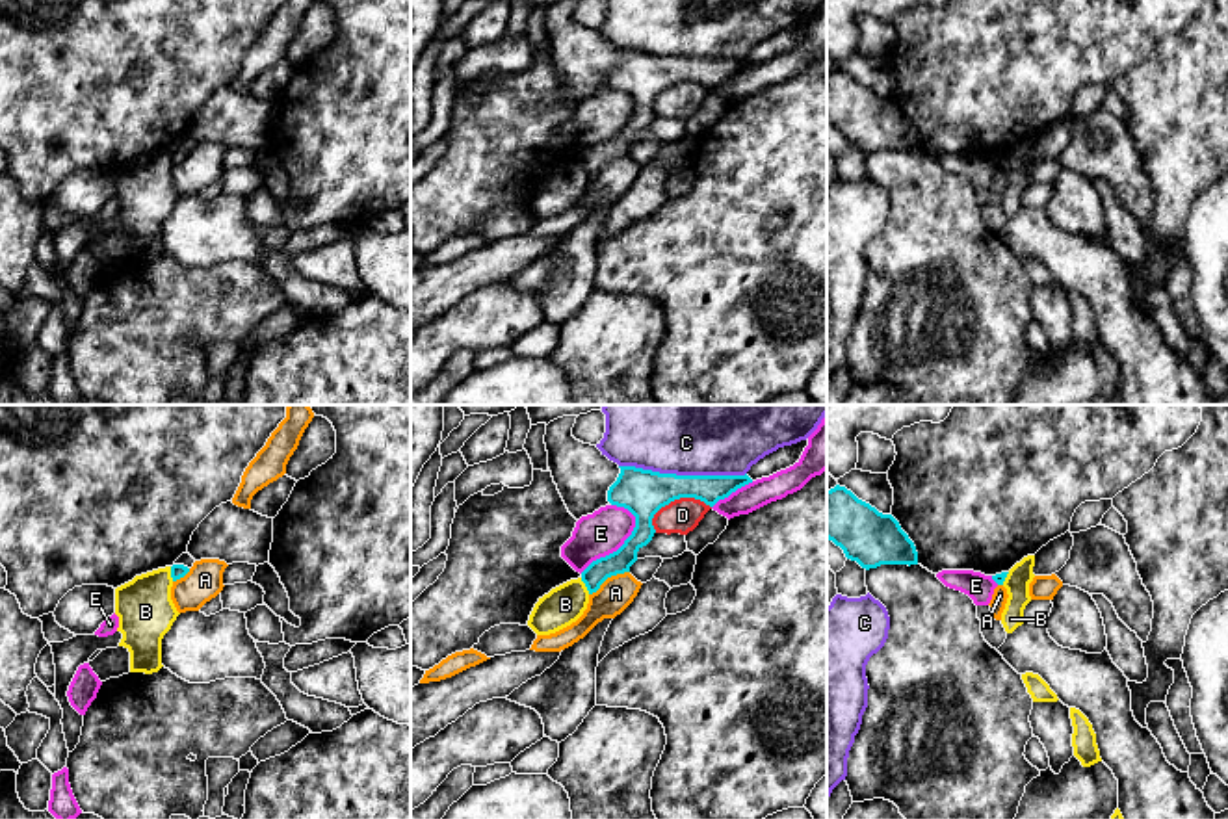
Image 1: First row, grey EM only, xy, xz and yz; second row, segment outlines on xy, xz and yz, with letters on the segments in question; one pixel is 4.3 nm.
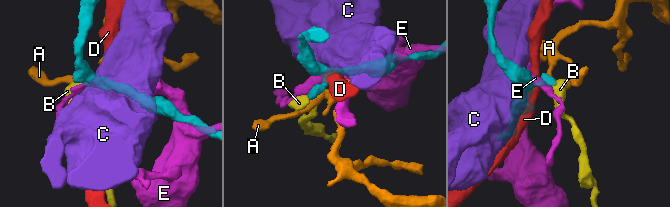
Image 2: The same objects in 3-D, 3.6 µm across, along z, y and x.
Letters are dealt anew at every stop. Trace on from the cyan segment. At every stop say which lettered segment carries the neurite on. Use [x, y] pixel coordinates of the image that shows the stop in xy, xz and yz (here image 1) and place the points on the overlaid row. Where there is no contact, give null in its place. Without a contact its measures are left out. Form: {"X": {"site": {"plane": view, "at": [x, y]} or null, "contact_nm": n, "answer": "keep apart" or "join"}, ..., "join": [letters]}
{"A": {"site": {"plane": "xz", "at": [608, 576]}, "contact_nm": 200, "answer": "keep apart"}, "B": {"site": {"plane": "xz", "at": [586, 585]}, "contact_nm": 80, "answer": "keep apart"}, "C": {"site": {"plane": "xz", "at": [682, 476]}, "contact_nm": 550, "answer": "keep apart"}, "D": {"site": {"plane": "xz", "at": [677, 498]}, "contact_nm": 280, "answer": "keep apart"}, "E": {"site": {"plane": "xz", "at": [621, 546]}, "contact_nm": 360, "answer": "keep apart"}, "join": []}

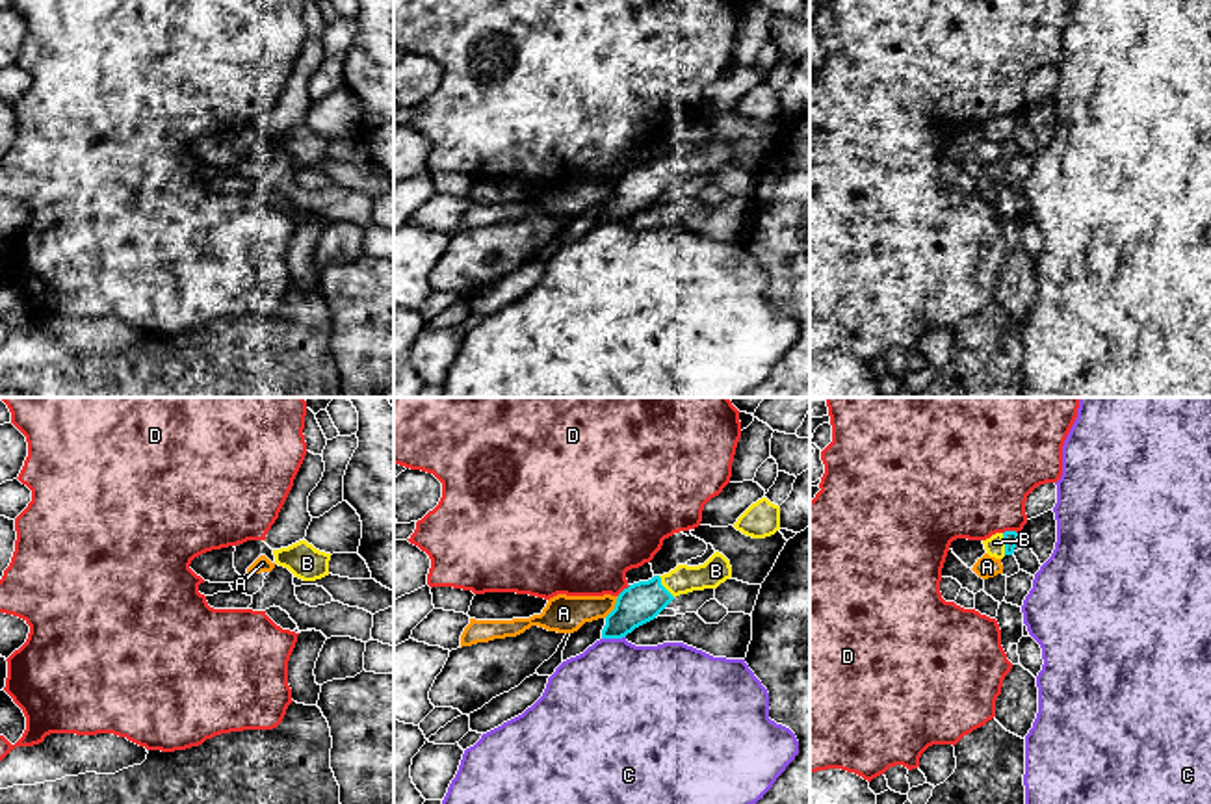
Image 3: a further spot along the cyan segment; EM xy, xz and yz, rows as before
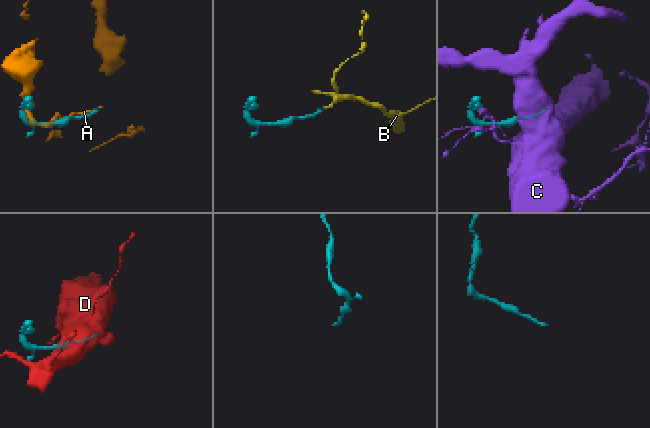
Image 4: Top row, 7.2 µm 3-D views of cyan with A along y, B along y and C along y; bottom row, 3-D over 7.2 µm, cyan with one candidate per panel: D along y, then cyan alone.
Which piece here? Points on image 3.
{"A": {"site": {"plane": "xz", "at": [615, 608]}, "contact_nm": 120, "answer": "keep apart"}, "B": {"site": {"plane": "xz", "at": [664, 587]}, "contact_nm": 120, "answer": "join"}, "C": {"site": {"plane": "xz", "at": [613, 637]}, "contact_nm": 110, "answer": "keep apart"}, "D": {"site": {"plane": "yz", "at": [1009, 531]}, "contact_nm": 60, "answer": "keep apart"}, "join": ["B"]}

